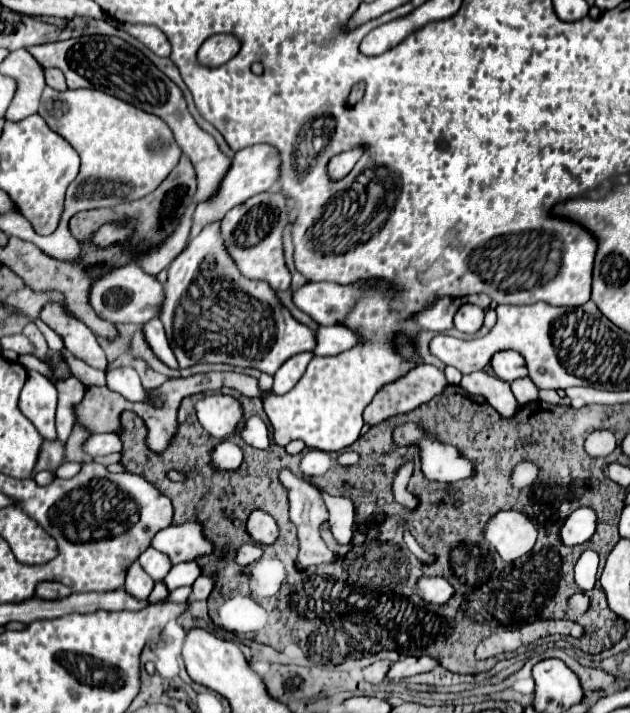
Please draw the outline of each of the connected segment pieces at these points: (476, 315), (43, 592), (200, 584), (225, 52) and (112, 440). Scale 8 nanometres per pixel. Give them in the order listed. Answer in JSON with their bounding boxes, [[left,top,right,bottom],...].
[[454,303,484,333],[36,581,72,599],[192,575,214,601],[198,35,240,67],[84,433,122,457]]

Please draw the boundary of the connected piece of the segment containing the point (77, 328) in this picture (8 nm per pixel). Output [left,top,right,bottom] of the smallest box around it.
[40,303,108,371]

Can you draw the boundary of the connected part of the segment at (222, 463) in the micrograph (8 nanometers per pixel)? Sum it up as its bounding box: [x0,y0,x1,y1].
[212,441,242,471]

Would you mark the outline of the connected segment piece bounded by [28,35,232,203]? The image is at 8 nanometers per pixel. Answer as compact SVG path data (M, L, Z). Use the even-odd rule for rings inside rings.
M102 35L34 45L28 47L28 51L38 59L38 63L44 63L44 67L60 69L66 77L68 89L80 89L80 87L100 89L108 95L114 95L126 103L132 103L134 107L140 107L164 119L172 129L182 153L190 157L196 169L198 177L198 191L194 195L196 203L210 199L216 187L220 187L220 179L224 179L224 171L228 171L228 163L232 163L232 159L220 151L212 135L208 135L204 129L196 125L194 117L186 107L180 87L172 79L168 79L152 61L148 61L148 57L142 51L134 49L132 45L128 45L118 37L102 37Z

